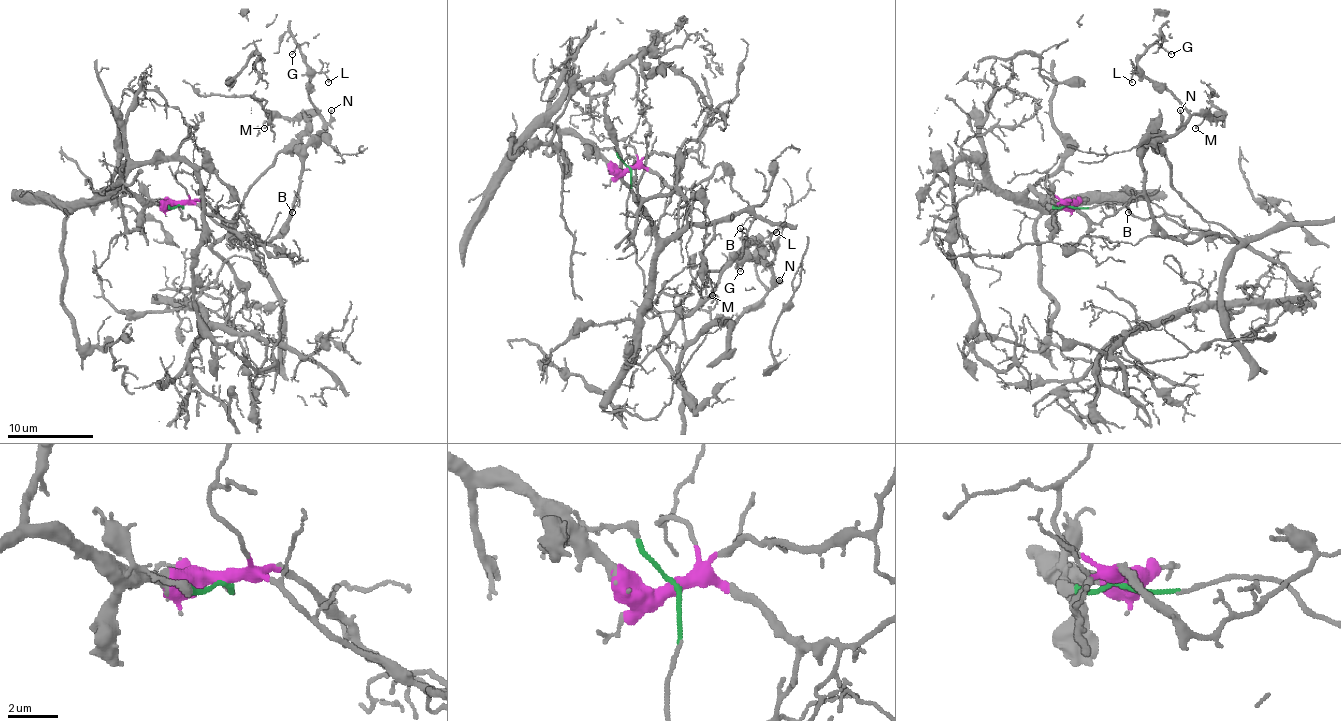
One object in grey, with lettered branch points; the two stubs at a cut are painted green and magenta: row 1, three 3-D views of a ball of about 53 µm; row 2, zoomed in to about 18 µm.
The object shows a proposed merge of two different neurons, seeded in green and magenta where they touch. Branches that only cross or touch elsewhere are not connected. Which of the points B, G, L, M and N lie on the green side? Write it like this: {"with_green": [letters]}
{"with_green": ["B", "G", "L", "M", "N"]}

